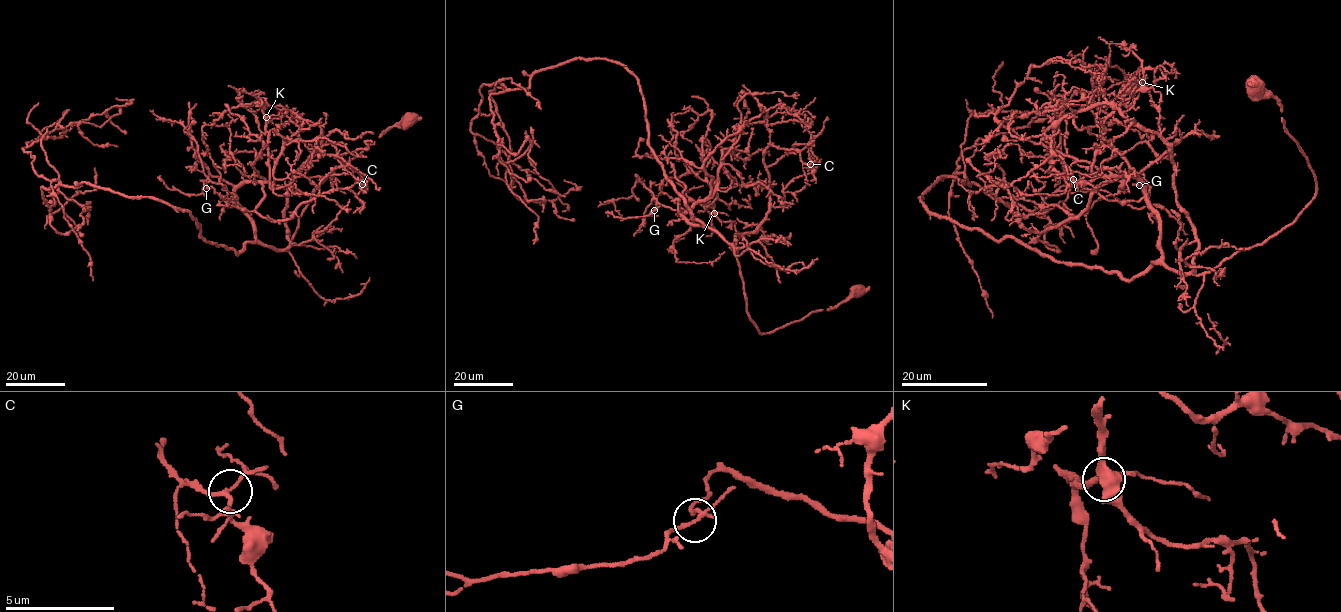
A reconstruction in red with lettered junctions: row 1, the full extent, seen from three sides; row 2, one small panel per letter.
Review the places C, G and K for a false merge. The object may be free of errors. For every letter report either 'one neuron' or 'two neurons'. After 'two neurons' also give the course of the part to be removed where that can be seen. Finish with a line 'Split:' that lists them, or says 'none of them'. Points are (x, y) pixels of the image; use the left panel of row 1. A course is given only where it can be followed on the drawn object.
C: one neuron
G: one neuron
K: one neuron
Split: none of them

